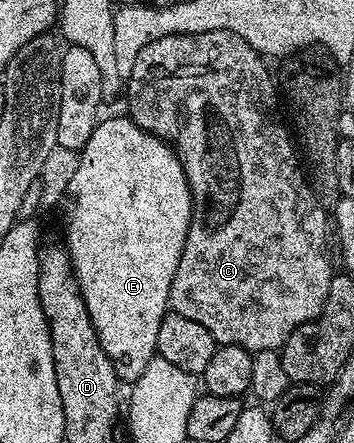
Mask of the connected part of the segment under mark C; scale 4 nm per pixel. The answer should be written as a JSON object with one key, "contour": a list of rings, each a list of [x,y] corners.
{"contour":[[[213,30],[213,31],[207,31],[207,32],[205,32],[205,33],[174,33],[174,35],[171,35],[171,36],[169,36],[169,37],[161,37],[161,38],[159,38],[159,39],[157,39],[157,40],[156,40],[156,41],[153,41],[153,42],[151,42],[151,43],[149,43],[149,44],[148,44],[148,45],[147,45],[147,46],[145,46],[145,48],[144,48],[144,49],[142,49],[142,50],[141,50],[141,52],[139,52],[139,54],[138,54],[138,55],[137,55],[137,63],[133,63],[133,71],[132,71],[132,72],[131,72],[131,75],[130,75],[130,77],[128,77],[128,78],[126,78],[126,81],[125,81],[125,85],[127,85],[127,109],[128,109],[128,110],[127,110],[127,109],[126,109],[126,112],[127,112],[127,113],[128,113],[128,114],[129,114],[129,116],[130,116],[130,118],[131,118],[131,120],[133,120],[133,121],[135,121],[135,122],[136,122],[136,123],[137,123],[137,127],[141,127],[141,128],[142,128],[142,129],[144,129],[144,130],[145,130],[145,132],[146,132],[146,133],[152,133],[152,134],[153,134],[153,135],[154,135],[154,136],[155,136],[155,137],[160,137],[160,138],[161,138],[161,140],[163,140],[163,141],[166,141],[166,142],[170,142],[170,144],[171,144],[171,145],[172,145],[172,146],[173,146],[173,148],[174,148],[174,150],[175,150],[175,153],[176,153],[176,155],[177,155],[177,156],[178,156],[178,157],[179,157],[179,161],[180,161],[180,162],[181,162],[181,164],[182,164],[182,165],[183,165],[183,170],[184,170],[184,171],[185,171],[185,179],[186,179],[186,180],[187,180],[187,182],[188,182],[188,183],[189,183],[189,191],[190,191],[190,192],[191,192],[191,222],[190,222],[190,223],[189,223],[189,231],[188,231],[188,232],[187,232],[187,238],[186,238],[186,239],[185,239],[185,251],[181,251],[181,263],[177,263],[177,275],[173,275],[173,287],[172,287],[172,288],[171,288],[171,290],[170,290],[170,291],[169,291],[169,309],[170,309],[170,312],[172,312],[172,313],[180,313],[180,314],[181,314],[181,315],[185,315],[185,319],[194,319],[194,321],[196,321],[196,323],[201,323],[201,327],[205,327],[205,331],[209,331],[209,335],[213,335],[213,339],[214,339],[214,340],[215,340],[215,342],[216,342],[216,343],[218,343],[218,344],[219,344],[219,345],[236,345],[236,346],[237,346],[237,347],[245,347],[245,348],[246,348],[246,349],[250,349],[250,350],[251,350],[251,352],[252,352],[252,354],[254,354],[254,353],[256,353],[256,352],[257,352],[257,351],[265,351],[265,350],[266,350],[266,349],[273,349],[273,350],[276,350],[276,351],[279,351],[279,350],[282,350],[282,348],[283,348],[283,344],[285,344],[285,343],[286,343],[286,342],[287,342],[287,340],[288,340],[288,339],[289,339],[289,335],[293,335],[293,331],[297,331],[297,327],[301,327],[301,326],[302,326],[302,325],[304,325],[304,324],[305,324],[305,323],[309,323],[309,322],[310,322],[310,321],[312,321],[312,320],[313,320],[313,319],[317,319],[317,318],[318,318],[318,317],[319,317],[319,316],[320,316],[320,315],[321,315],[321,311],[322,311],[322,310],[323,310],[323,308],[324,308],[324,307],[325,307],[325,299],[326,299],[326,298],[327,298],[327,296],[328,296],[328,295],[329,295],[329,283],[330,283],[330,282],[331,282],[331,279],[332,279],[332,276],[333,276],[333,268],[332,268],[332,269],[331,269],[331,257],[330,257],[330,255],[329,255],[329,254],[327,254],[327,237],[328,237],[328,241],[329,241],[329,213],[328,213],[328,210],[327,210],[327,213],[326,213],[326,211],[325,211],[325,210],[323,210],[323,209],[322,209],[322,207],[321,207],[321,206],[319,206],[319,205],[318,205],[318,203],[317,203],[317,202],[315,202],[315,193],[314,193],[314,191],[313,191],[313,190],[311,190],[311,189],[310,189],[310,187],[309,187],[309,186],[307,186],[307,181],[306,181],[306,179],[305,179],[305,178],[303,178],[303,169],[302,169],[302,167],[301,167],[301,166],[299,166],[299,157],[298,157],[298,155],[297,155],[297,154],[295,154],[295,145],[296,145],[296,142],[295,142],[295,141],[294,141],[294,140],[293,140],[293,137],[292,137],[292,141],[293,141],[293,142],[291,142],[291,137],[290,137],[290,135],[289,135],[289,134],[287,134],[287,133],[286,133],[286,131],[285,131],[285,130],[283,130],[283,125],[282,125],[282,123],[281,123],[281,122],[279,122],[279,121],[278,121],[278,119],[277,119],[277,118],[275,118],[275,117],[274,117],[274,115],[273,115],[273,114],[271,114],[271,104],[273,104],[273,103],[274,103],[274,101],[275,101],[275,89],[276,89],[276,93],[277,93],[277,85],[276,85],[276,82],[275,82],[275,85],[274,85],[274,83],[273,83],[273,82],[271,82],[271,73],[270,73],[270,71],[269,71],[269,70],[267,70],[267,65],[266,65],[266,63],[267,63],[267,64],[268,64],[268,62],[267,62],[267,61],[266,61],[266,60],[264,60],[264,58],[263,58],[263,57],[262,57],[262,56],[261,56],[261,55],[260,55],[260,54],[259,54],[259,53],[258,53],[258,52],[257,52],[257,50],[256,50],[256,49],[254,49],[254,48],[253,48],[253,47],[249,47],[249,43],[245,43],[245,39],[241,39],[241,38],[240,38],[240,37],[238,37],[238,36],[237,36],[237,35],[233,35],[233,34],[232,34],[232,33],[231,33],[231,32],[230,32],[230,31],[229,31],[229,30]]]}

